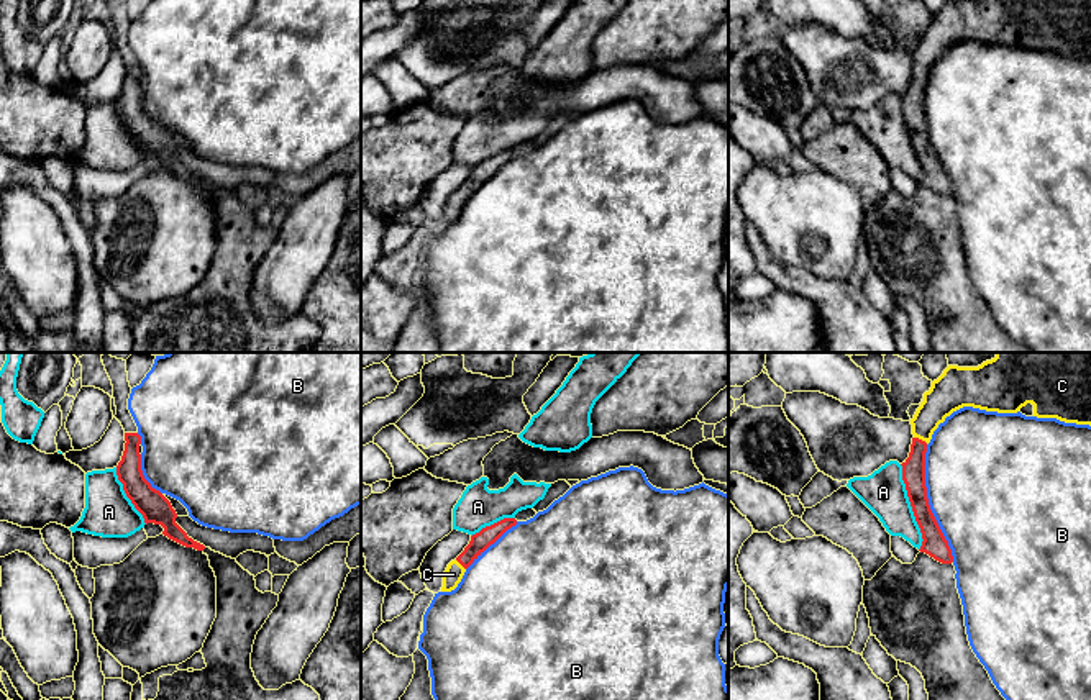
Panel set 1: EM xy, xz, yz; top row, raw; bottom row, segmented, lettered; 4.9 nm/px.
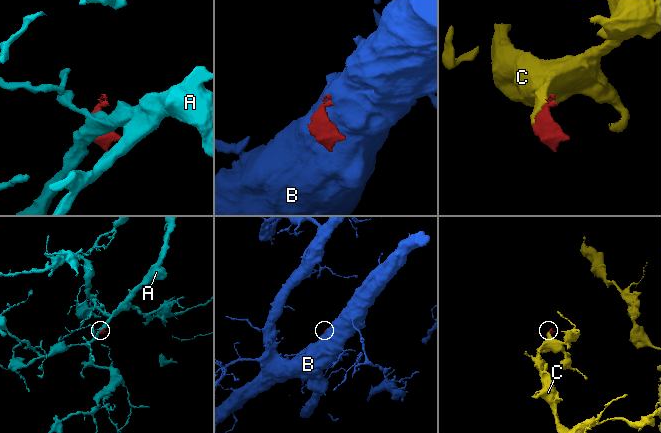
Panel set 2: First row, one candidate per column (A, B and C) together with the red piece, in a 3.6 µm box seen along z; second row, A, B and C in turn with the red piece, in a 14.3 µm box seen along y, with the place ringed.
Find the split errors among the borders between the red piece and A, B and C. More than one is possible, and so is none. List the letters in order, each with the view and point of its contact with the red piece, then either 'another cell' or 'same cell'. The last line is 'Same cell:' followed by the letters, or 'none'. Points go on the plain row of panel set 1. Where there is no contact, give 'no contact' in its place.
A: meets red in yz at (911, 138); another cell
B: meets red in yz at (927, 136); another cell
C: meets red in yz at (921, 72); same cell
Same cell: C

